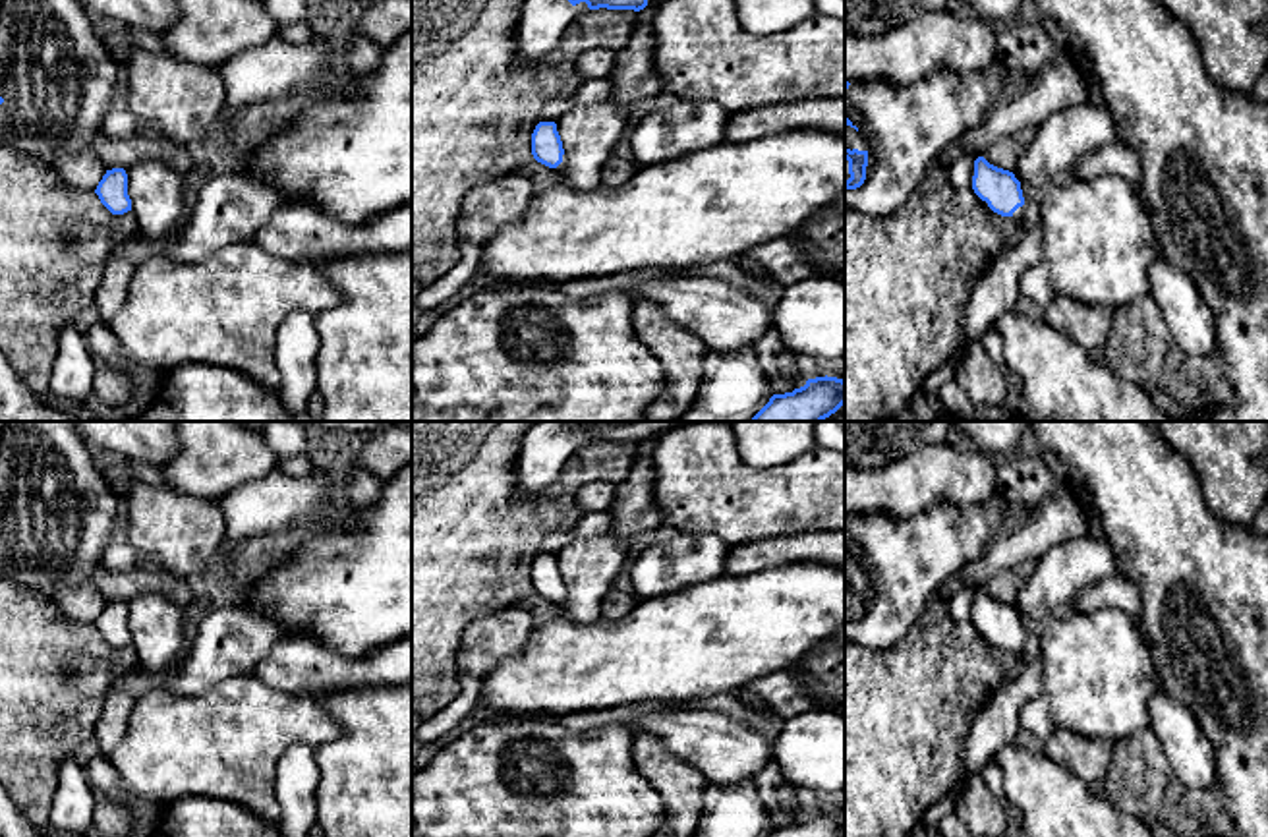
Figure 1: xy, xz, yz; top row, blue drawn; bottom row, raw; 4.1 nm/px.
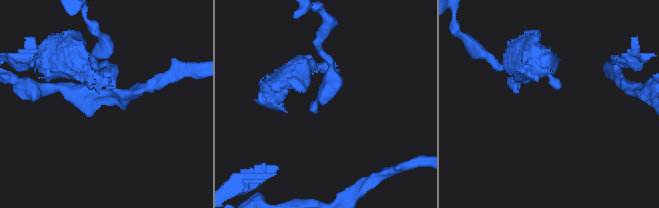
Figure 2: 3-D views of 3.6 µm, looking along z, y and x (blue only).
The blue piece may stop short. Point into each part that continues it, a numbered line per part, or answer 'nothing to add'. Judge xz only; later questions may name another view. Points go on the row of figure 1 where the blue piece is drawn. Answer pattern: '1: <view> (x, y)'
1: xz (542, 24)

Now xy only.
1: xy (57, 80)

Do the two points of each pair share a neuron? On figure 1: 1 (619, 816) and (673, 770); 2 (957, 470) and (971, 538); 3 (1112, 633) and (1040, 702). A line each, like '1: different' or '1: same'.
1: different
2: different
3: different

